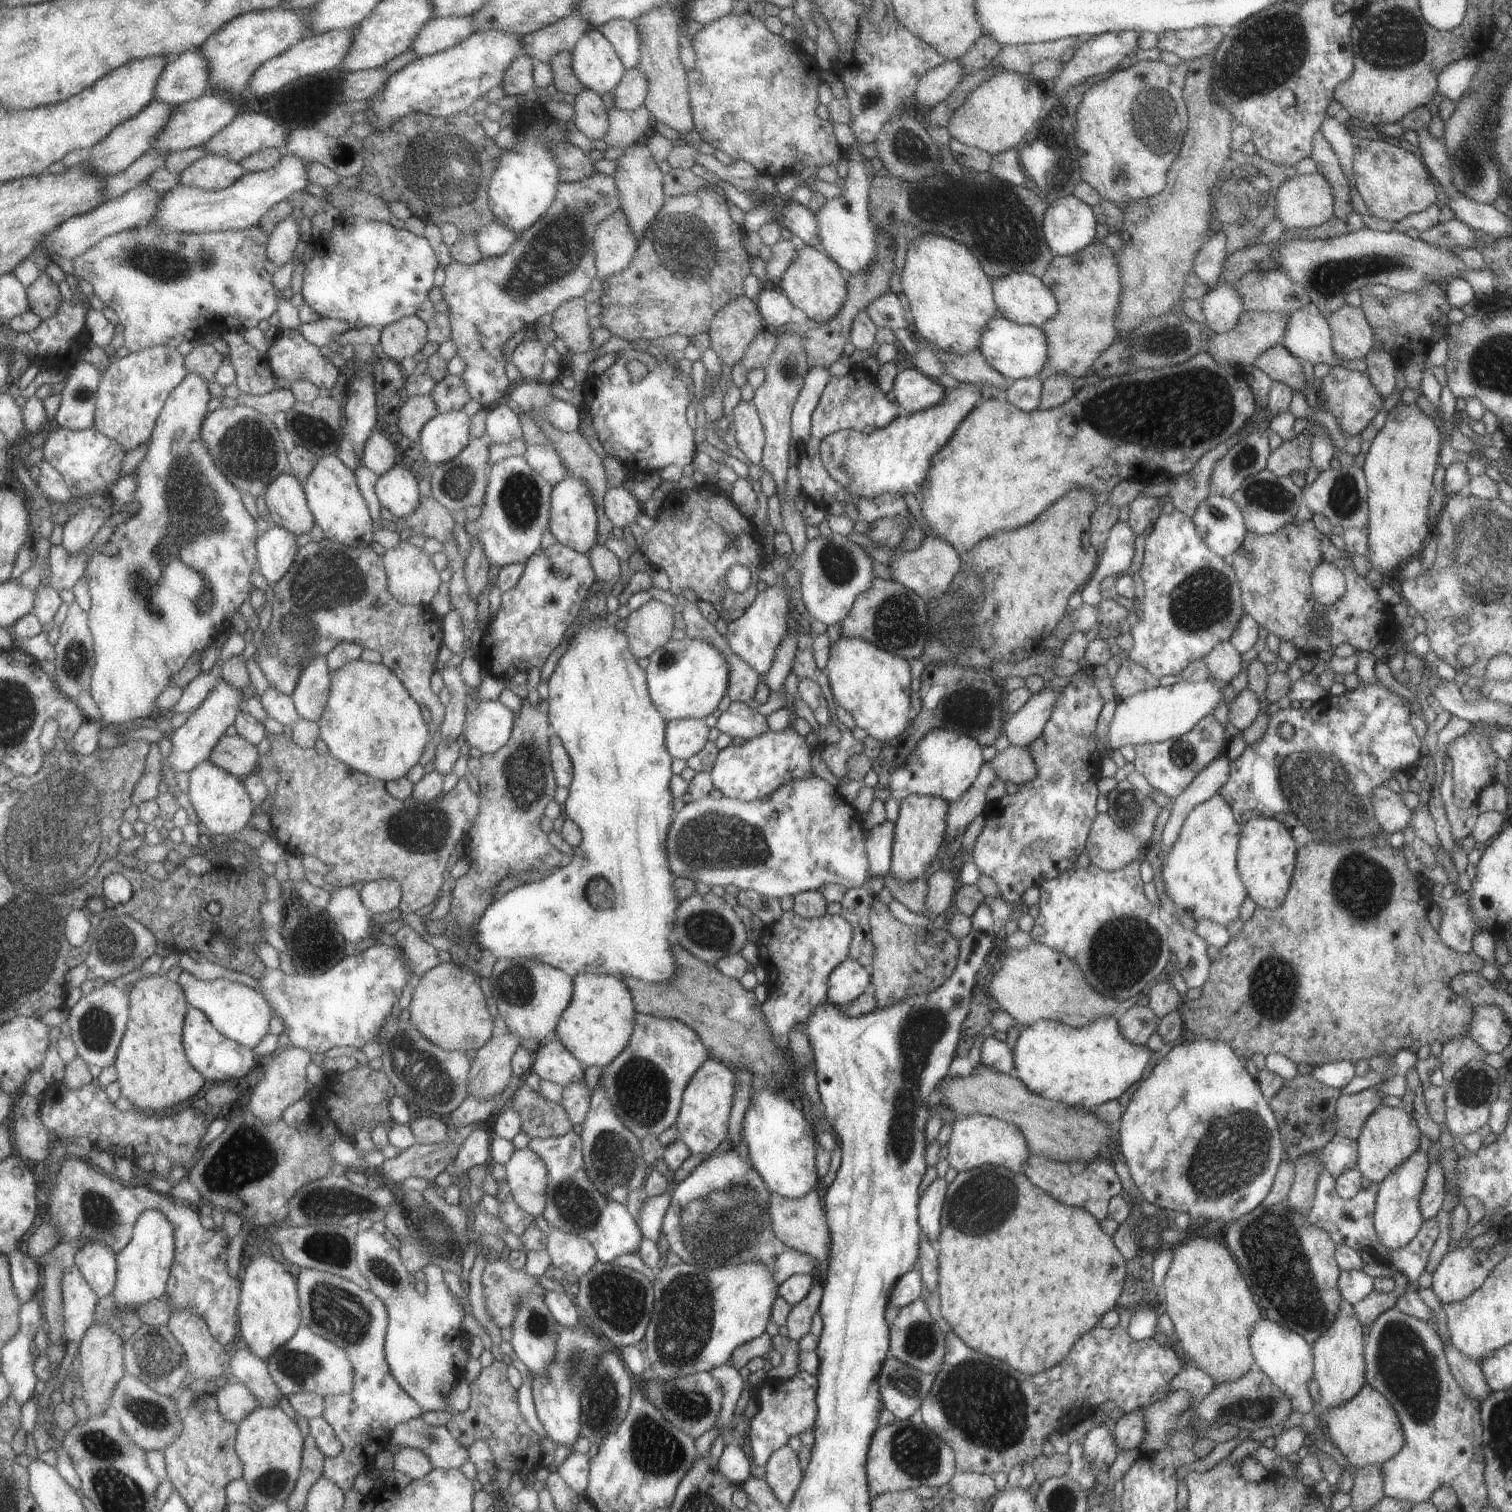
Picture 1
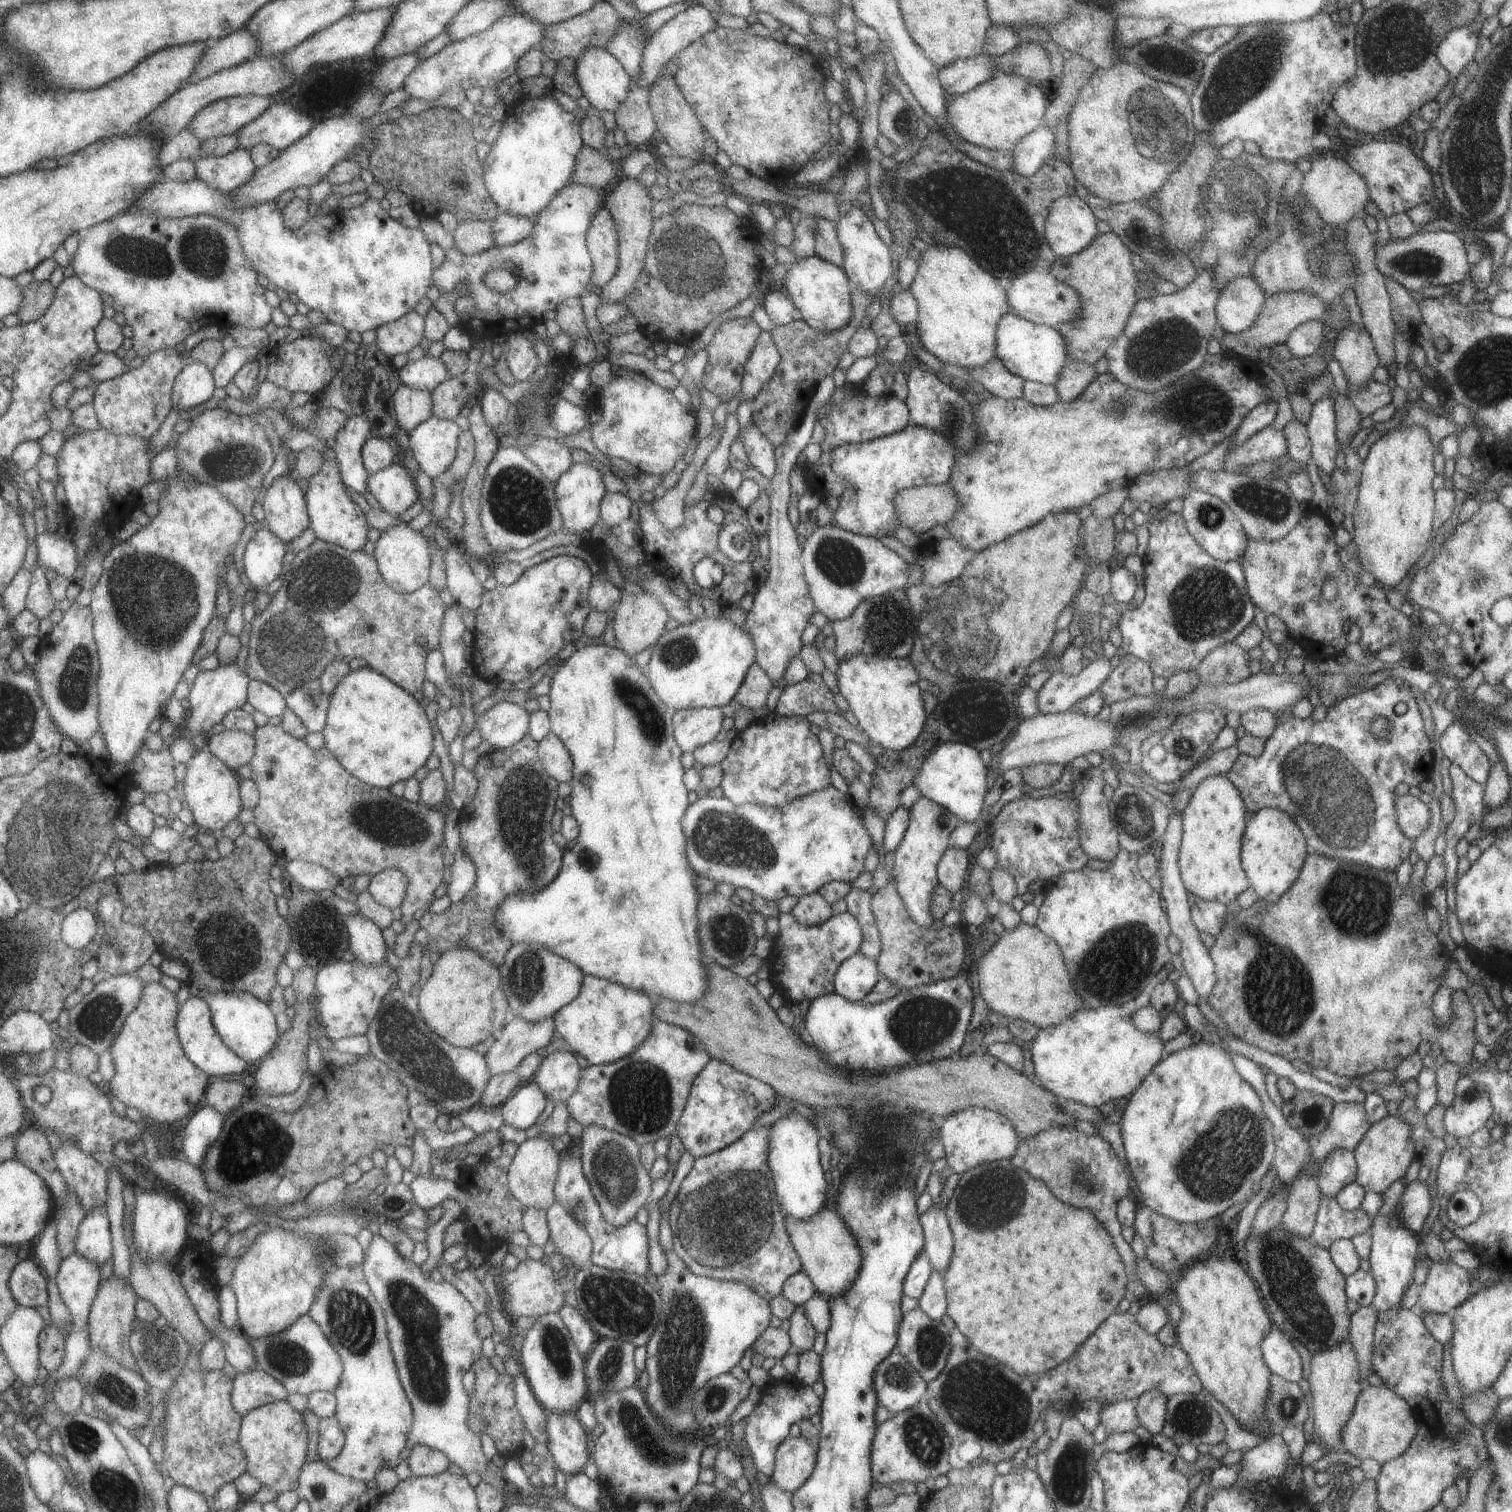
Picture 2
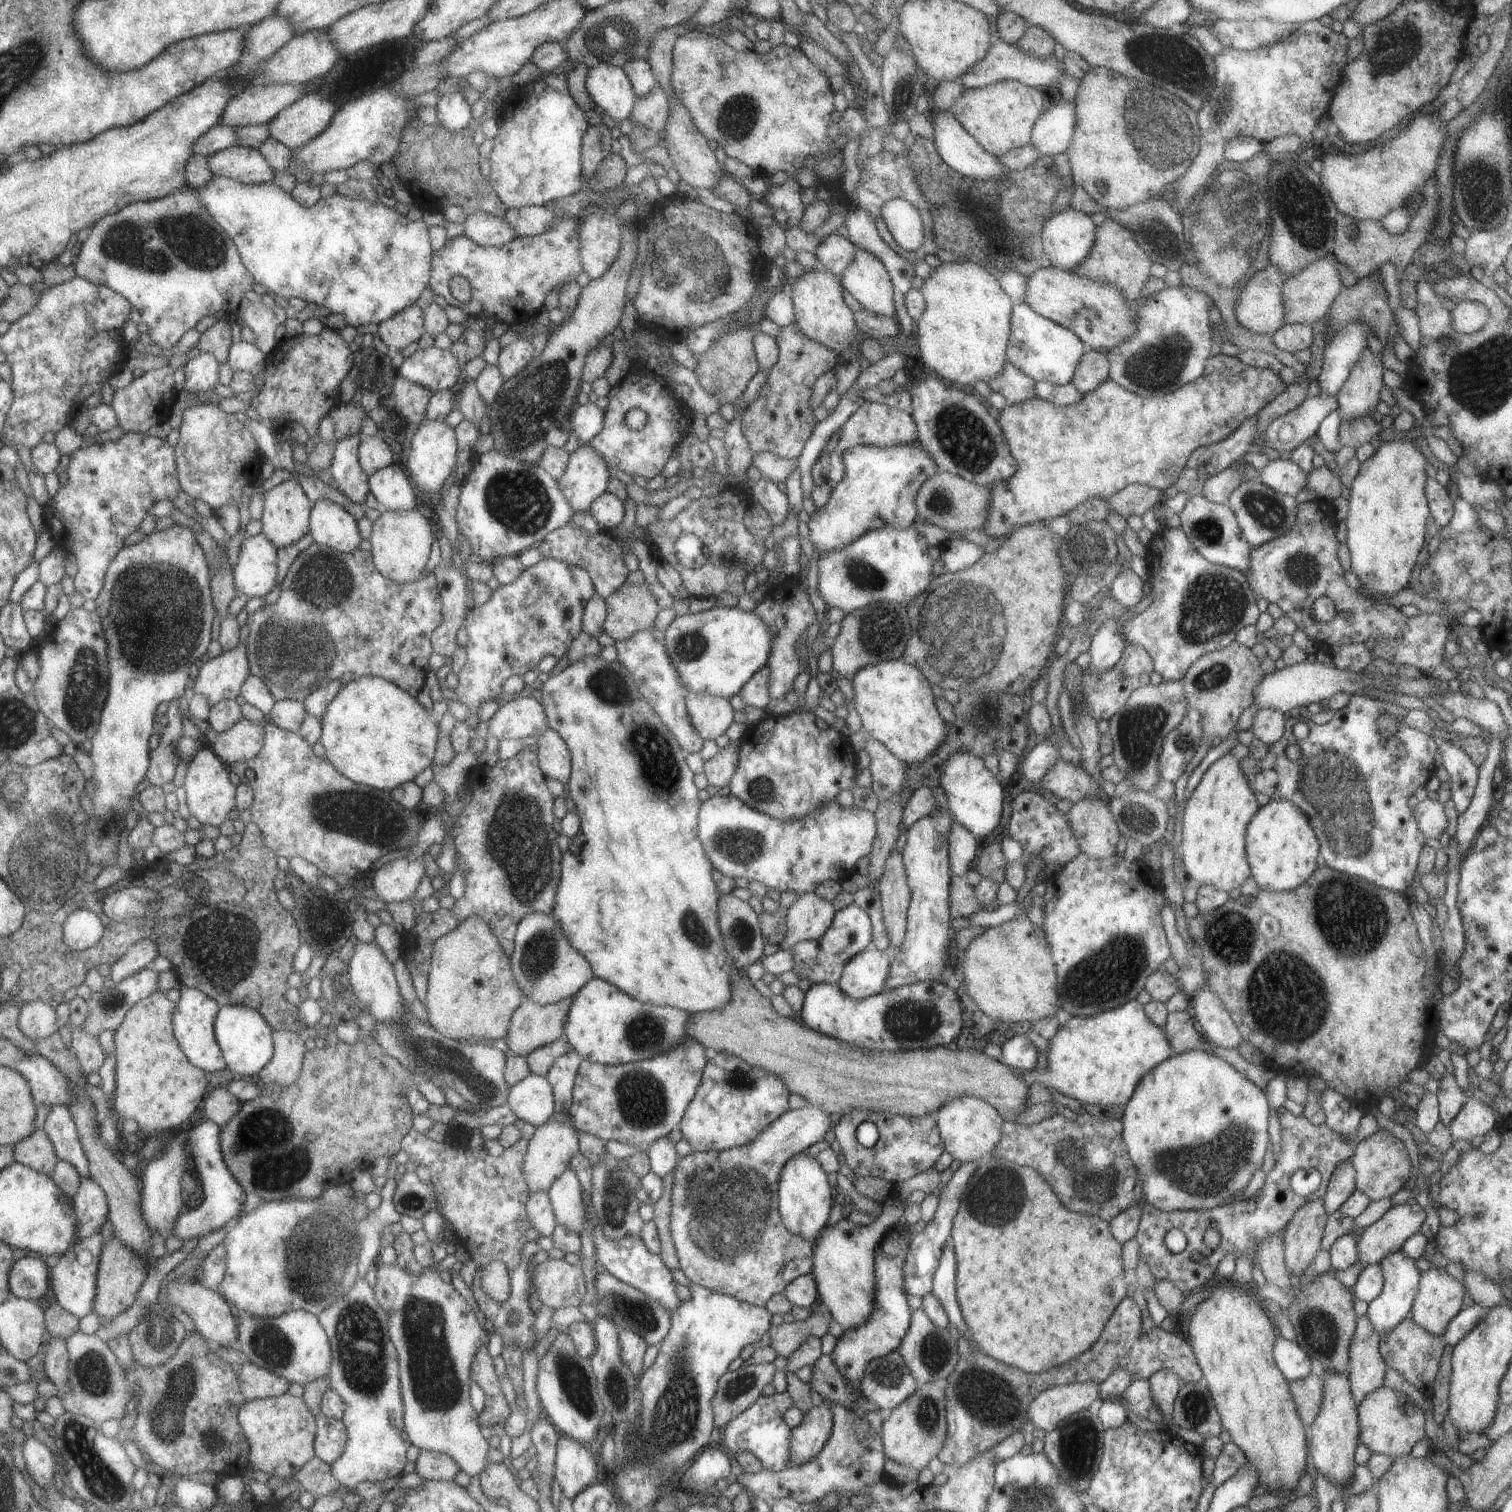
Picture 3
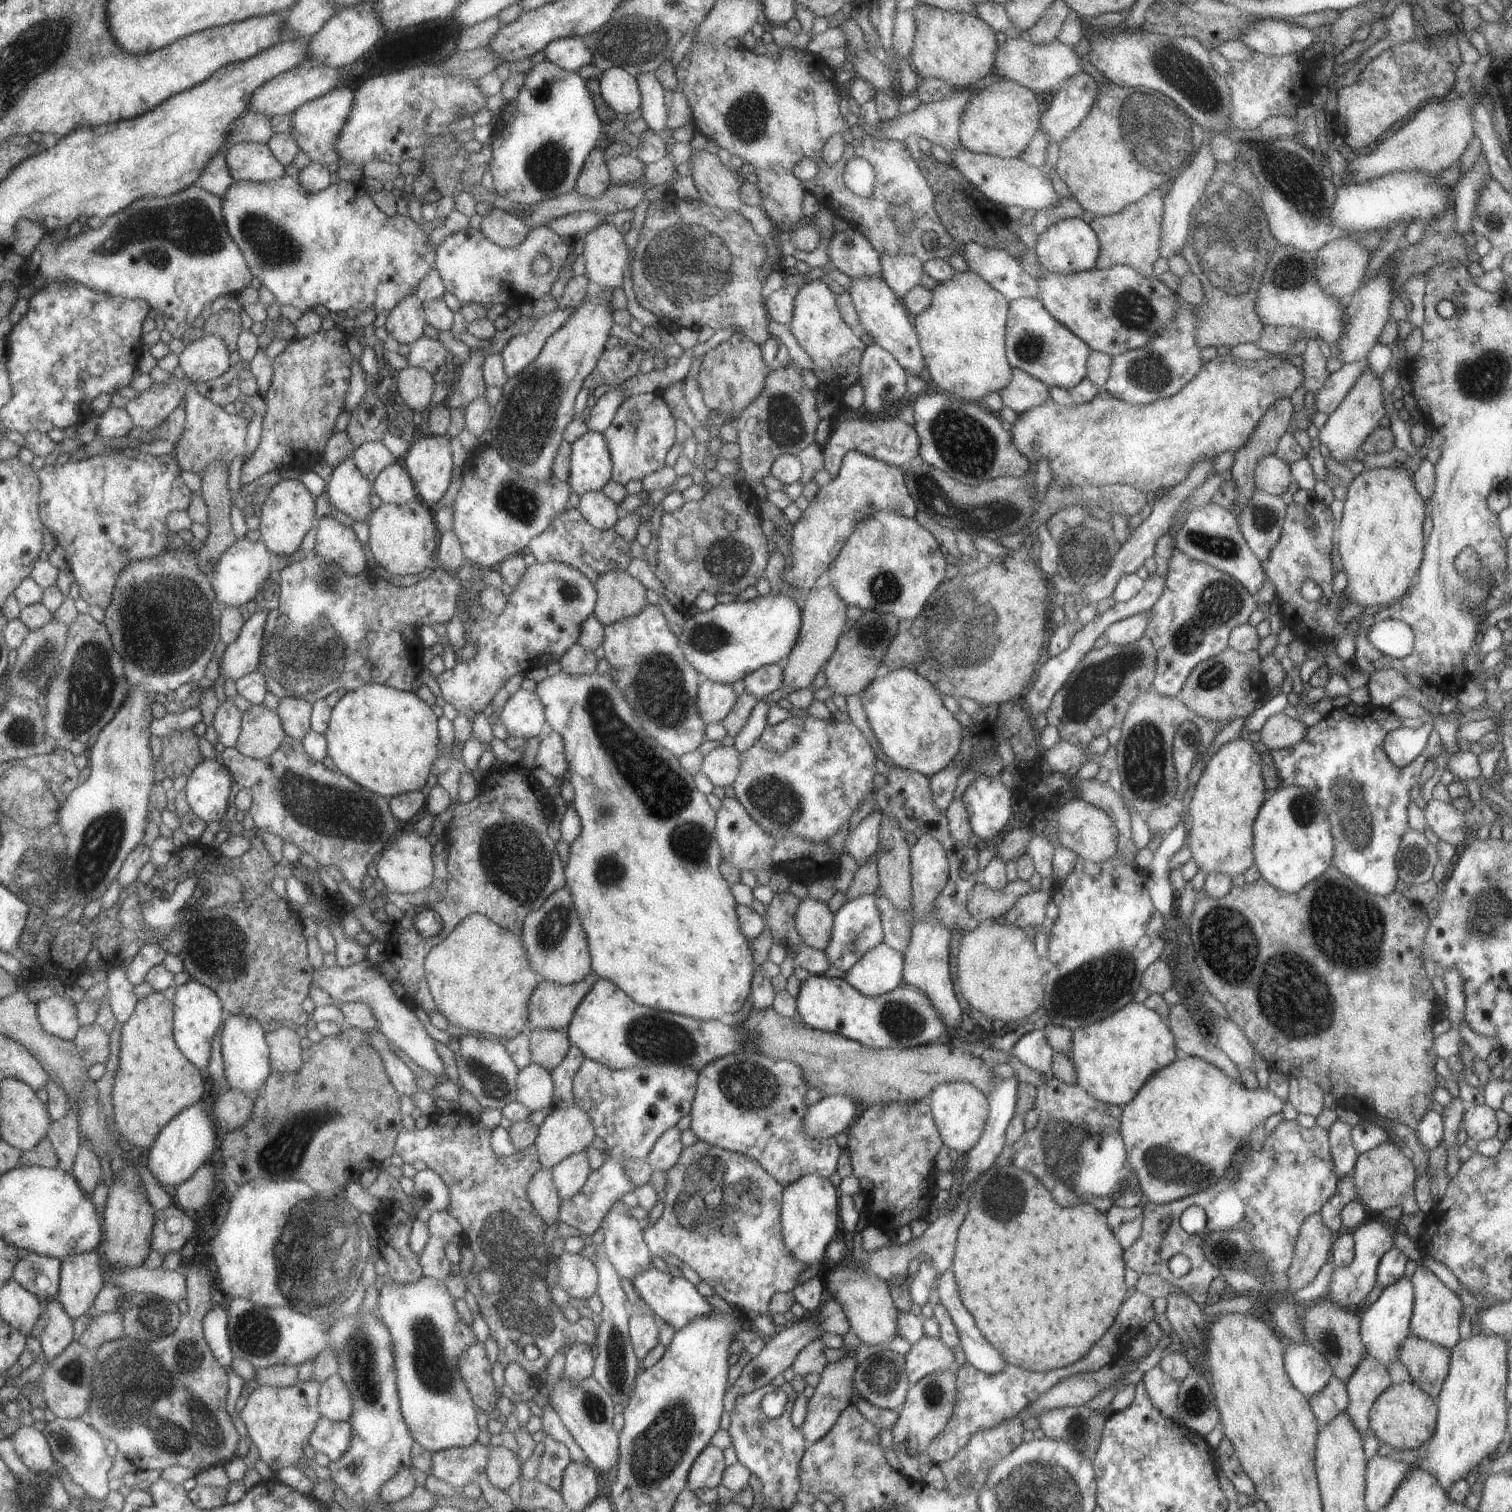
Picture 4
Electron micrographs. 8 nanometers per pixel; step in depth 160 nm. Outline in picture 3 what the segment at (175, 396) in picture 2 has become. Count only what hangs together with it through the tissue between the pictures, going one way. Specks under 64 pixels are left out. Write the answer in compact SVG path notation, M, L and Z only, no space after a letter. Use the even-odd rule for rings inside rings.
M202 351L184 366L184 389L188 391L213 391L219 384L218 358L211 353Z

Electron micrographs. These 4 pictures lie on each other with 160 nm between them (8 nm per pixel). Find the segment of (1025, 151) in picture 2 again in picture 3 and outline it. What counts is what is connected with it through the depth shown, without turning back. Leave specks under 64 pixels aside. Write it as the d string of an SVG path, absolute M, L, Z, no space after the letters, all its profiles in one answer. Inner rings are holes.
M1060 100L1058 104L1047 102L1045 110L1032 126L1031 145L1041 161L1046 157L1066 152L1074 129L1074 103Z

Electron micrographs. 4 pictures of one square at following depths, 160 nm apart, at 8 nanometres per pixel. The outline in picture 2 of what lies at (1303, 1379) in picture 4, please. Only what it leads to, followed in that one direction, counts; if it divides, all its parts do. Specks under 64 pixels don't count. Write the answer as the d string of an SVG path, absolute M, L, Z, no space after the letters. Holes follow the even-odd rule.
M1271 1329L1259 1341L1259 1350L1271 1375L1290 1383L1301 1380L1301 1359L1281 1329Z

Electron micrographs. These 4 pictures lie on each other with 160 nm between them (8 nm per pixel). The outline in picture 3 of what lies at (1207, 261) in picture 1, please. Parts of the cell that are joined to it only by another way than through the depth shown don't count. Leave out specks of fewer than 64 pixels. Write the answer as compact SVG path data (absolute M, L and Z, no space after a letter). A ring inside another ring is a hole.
M1165 287L1136 304L1134 331L1107 352L1108 376L1121 388L1142 397L1171 393L1188 382L1193 382L1204 369L1214 328L1209 320L1212 300L1206 292L1191 287Z

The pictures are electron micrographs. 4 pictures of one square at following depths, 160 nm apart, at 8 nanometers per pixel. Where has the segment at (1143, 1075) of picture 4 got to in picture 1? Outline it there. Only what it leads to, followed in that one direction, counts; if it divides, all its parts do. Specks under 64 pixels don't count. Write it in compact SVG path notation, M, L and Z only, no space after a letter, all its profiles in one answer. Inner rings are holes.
M1099 1016L1081 1028L1041 1020L1019 1031L1012 1049L1017 1072L1013 1076L1041 1098L1091 1110L1108 1100L1118 1100L1133 1082L1140 1080L1151 1061L1151 1052L1123 1038L1115 1016Z

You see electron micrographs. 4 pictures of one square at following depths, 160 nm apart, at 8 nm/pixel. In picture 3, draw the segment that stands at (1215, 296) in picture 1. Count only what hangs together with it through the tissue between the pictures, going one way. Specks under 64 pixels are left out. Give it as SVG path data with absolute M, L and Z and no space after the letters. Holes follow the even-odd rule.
M1268 264L1244 282L1234 298L1234 315L1244 329L1258 335L1271 335L1283 324L1280 286L1286 278Z

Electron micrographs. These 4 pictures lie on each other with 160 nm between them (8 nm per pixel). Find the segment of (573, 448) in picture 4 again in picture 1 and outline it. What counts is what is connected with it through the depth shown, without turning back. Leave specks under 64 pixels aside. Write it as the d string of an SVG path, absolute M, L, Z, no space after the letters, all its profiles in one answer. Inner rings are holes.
M567 476L554 485L554 492L551 494L551 520L547 528L558 544L567 546L580 554L588 554L589 550L596 545L598 534L595 502L583 480Z

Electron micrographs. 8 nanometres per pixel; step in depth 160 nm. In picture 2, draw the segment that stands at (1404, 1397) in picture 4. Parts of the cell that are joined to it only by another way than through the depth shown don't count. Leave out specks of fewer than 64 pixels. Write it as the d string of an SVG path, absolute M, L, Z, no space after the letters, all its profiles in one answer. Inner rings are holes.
M1363 1385L1357 1395L1351 1416L1344 1422L1340 1434L1342 1450L1360 1461L1373 1458L1380 1465L1403 1454L1412 1440L1419 1438L1418 1420L1409 1405L1385 1385Z

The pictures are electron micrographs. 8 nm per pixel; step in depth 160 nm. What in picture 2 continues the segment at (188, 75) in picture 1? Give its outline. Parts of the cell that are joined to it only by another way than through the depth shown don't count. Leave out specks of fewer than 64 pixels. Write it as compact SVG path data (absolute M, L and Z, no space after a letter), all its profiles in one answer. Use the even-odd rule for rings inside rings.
M246 28L220 38L197 62L188 82L209 78L216 72L239 66L245 60L255 57L258 40Z

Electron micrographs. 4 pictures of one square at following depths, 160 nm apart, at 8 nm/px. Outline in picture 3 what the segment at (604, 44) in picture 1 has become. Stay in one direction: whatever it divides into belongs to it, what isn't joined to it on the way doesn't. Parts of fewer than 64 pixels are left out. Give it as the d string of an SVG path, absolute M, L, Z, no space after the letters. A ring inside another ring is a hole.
M603 60L587 69L584 80L594 106L615 122L625 120L633 108L635 94L621 67Z

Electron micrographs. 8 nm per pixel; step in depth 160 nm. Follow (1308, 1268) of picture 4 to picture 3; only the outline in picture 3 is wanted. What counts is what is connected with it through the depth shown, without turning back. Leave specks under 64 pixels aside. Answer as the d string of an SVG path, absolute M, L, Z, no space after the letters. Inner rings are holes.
M1319 1197L1304 1202L1292 1214L1287 1226L1284 1226L1281 1232L1284 1263L1293 1276L1303 1274L1309 1267L1309 1264L1313 1262L1315 1254L1320 1250L1320 1240L1327 1215L1327 1211L1324 1209L1324 1200L1322 1197Z

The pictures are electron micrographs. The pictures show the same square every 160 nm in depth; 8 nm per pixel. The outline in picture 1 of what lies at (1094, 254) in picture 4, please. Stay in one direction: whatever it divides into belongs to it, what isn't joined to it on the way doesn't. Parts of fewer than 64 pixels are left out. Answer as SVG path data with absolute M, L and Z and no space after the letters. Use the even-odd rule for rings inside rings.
M1074 196L1056 198L1043 214L1042 232L1053 256L1071 255L1095 243L1095 214Z

